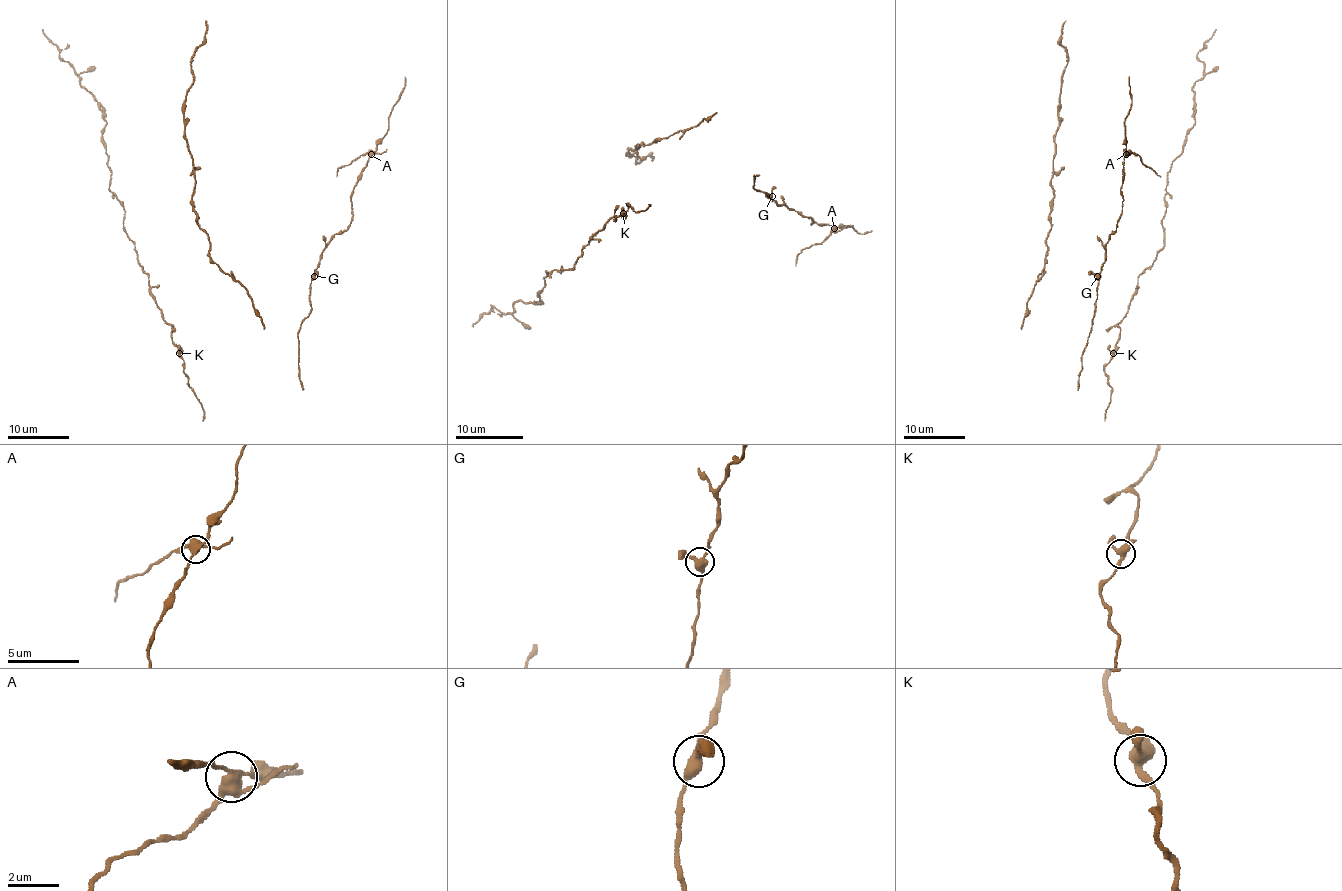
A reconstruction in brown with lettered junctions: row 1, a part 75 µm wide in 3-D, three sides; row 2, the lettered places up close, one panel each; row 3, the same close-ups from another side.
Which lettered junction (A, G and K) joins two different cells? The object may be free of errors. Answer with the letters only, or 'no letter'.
A

